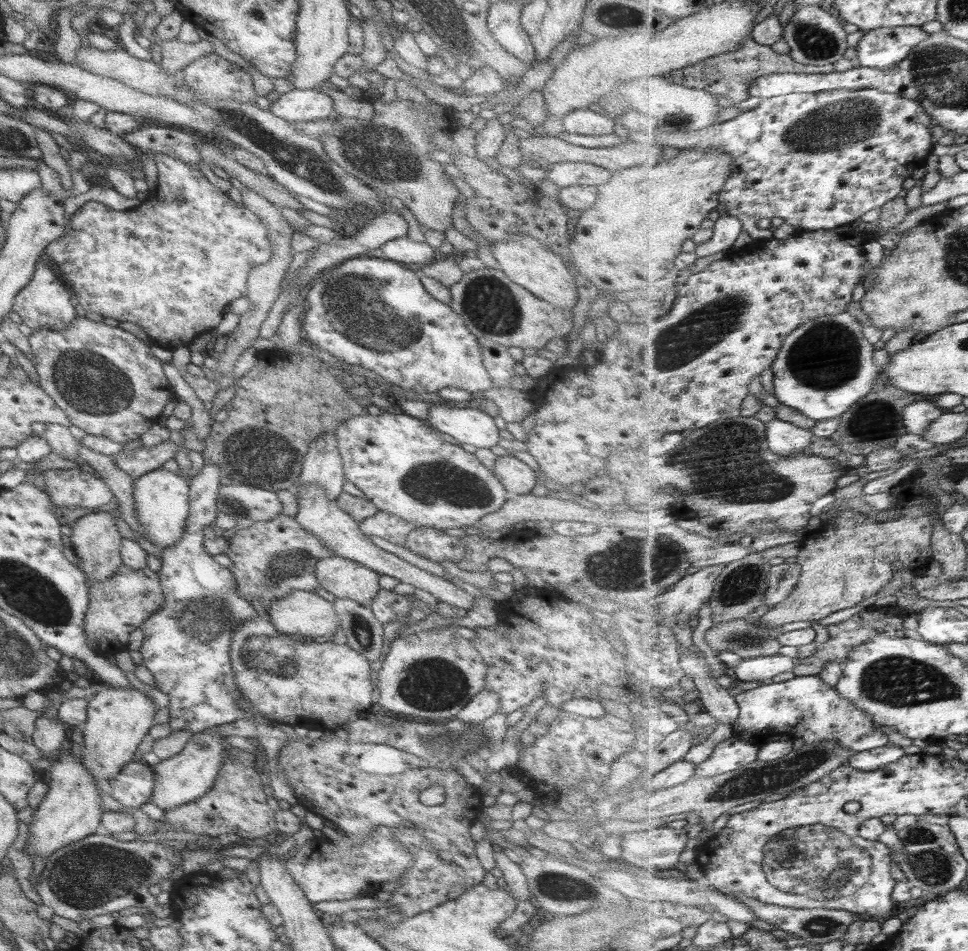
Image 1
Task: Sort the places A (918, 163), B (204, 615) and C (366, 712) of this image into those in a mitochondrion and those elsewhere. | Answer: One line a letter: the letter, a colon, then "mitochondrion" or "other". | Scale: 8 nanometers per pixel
A: other
B: mitochondrion
C: other

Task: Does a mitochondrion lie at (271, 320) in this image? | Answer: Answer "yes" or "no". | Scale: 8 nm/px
no

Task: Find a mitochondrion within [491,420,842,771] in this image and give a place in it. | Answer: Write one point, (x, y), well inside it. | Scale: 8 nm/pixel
(755, 482)

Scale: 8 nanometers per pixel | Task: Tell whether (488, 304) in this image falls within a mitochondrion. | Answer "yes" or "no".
yes

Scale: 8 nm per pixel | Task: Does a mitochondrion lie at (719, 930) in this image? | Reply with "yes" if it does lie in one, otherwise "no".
no

